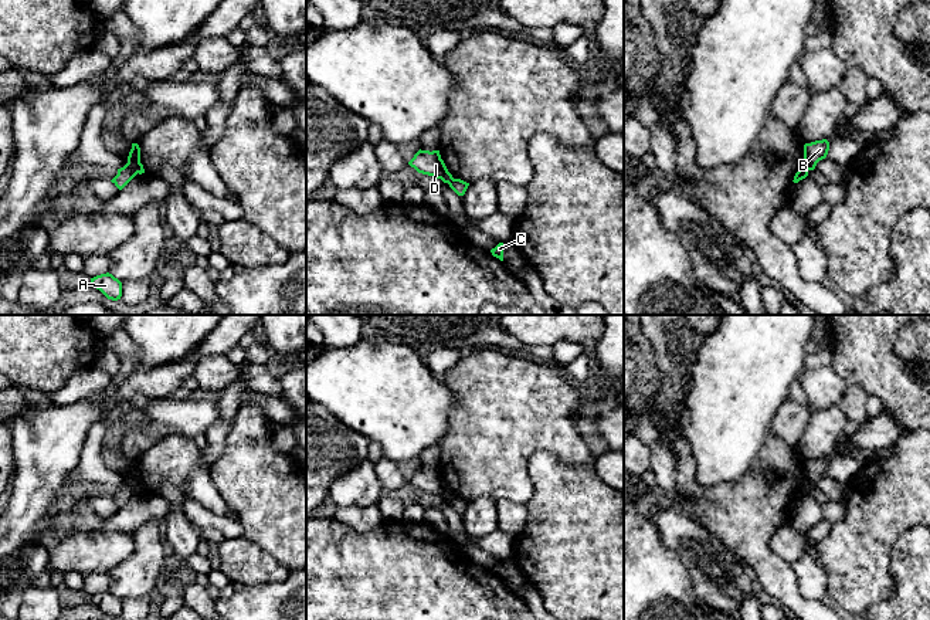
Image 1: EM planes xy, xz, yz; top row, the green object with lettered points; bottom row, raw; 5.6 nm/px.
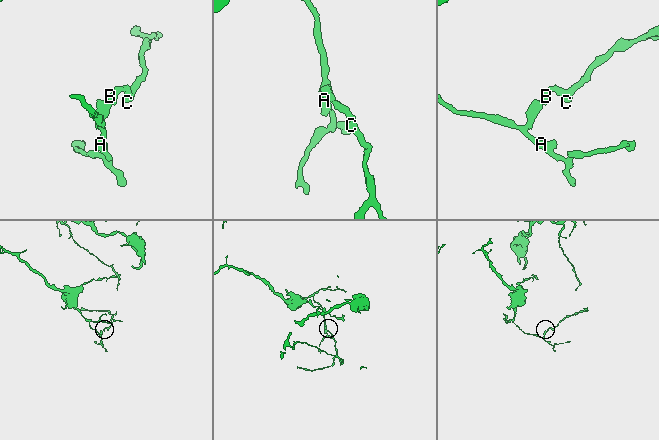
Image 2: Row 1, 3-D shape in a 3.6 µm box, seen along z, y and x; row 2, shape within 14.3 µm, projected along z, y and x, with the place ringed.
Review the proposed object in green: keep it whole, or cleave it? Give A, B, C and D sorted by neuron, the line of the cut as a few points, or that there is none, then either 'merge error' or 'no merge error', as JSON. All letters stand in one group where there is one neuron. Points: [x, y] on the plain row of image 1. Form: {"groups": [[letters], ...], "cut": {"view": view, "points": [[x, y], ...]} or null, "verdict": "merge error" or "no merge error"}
{"groups": [["A", "D"], ["B", "C"]], "cut": {"view": "xy", "points": [[128, 478], [138, 490]]}, "verdict": "merge error"}

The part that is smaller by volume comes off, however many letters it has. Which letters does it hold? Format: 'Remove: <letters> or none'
Remove: B, C

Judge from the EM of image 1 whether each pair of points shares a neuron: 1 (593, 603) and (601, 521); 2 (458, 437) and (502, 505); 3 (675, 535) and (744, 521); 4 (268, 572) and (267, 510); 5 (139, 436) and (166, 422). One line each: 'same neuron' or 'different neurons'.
1: same neuron
2: different neurons
3: different neurons
4: different neurons
5: same neuron

